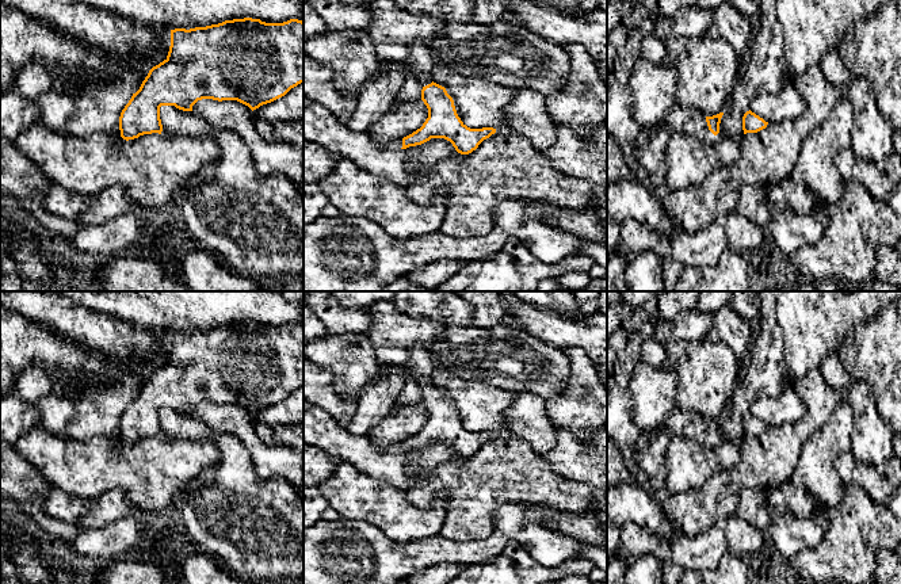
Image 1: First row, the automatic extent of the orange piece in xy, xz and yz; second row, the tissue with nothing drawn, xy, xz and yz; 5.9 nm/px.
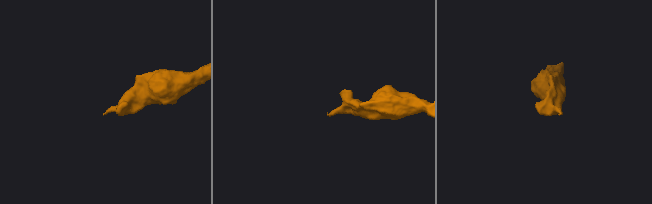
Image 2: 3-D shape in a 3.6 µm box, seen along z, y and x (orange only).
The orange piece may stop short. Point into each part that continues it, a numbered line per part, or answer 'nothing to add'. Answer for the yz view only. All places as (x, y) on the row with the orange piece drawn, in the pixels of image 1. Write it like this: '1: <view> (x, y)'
1: yz (690, 122)

